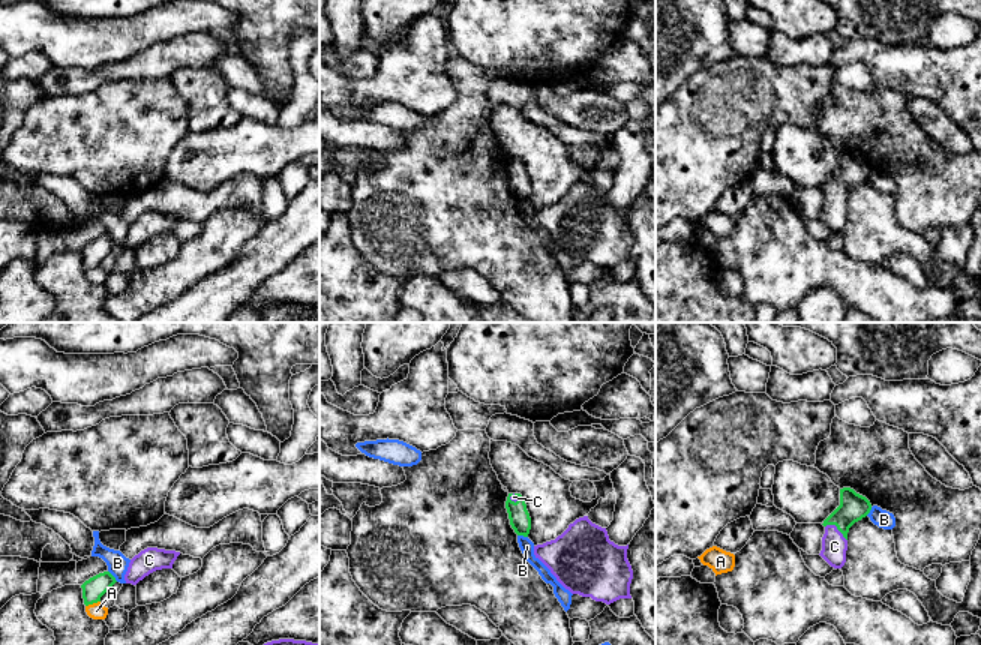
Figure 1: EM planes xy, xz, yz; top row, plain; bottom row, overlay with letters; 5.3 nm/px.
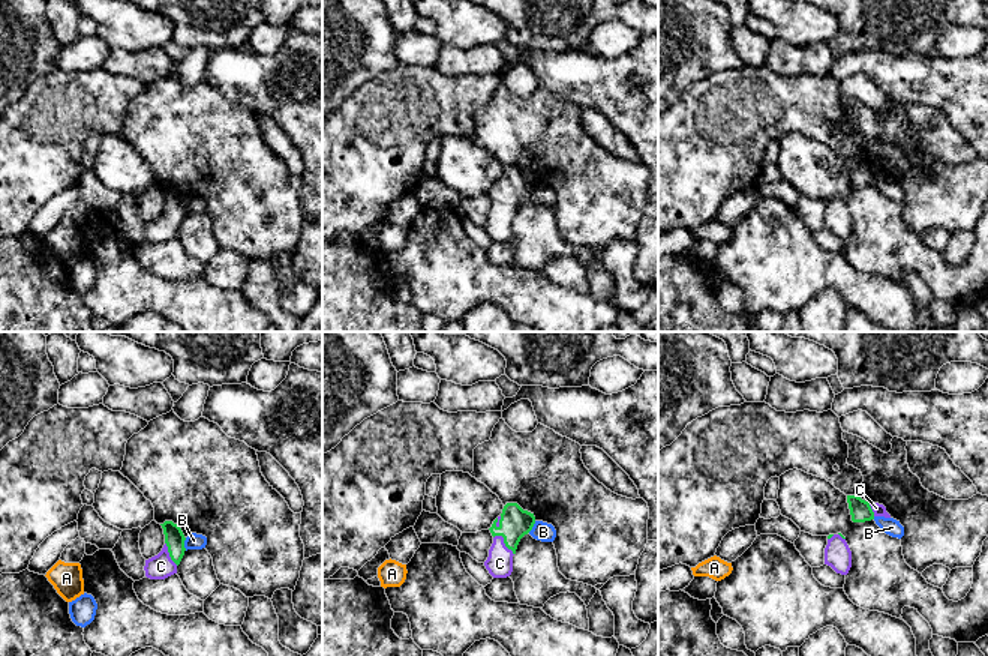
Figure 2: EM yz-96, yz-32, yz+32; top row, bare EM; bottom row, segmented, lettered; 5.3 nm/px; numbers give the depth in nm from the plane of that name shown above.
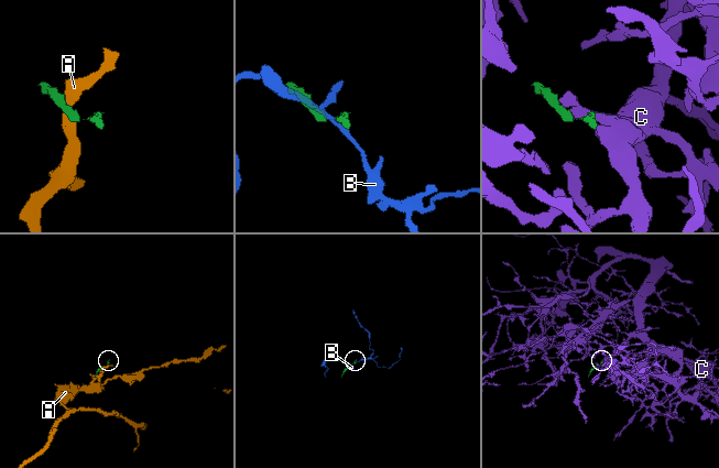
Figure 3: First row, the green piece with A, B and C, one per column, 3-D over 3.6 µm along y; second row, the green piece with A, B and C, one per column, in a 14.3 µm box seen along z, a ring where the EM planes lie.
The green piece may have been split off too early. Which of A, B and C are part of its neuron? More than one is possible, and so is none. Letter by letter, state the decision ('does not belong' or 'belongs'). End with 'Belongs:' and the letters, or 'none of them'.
A: does not belong
B: does not belong
C: belongs
Belongs: C

